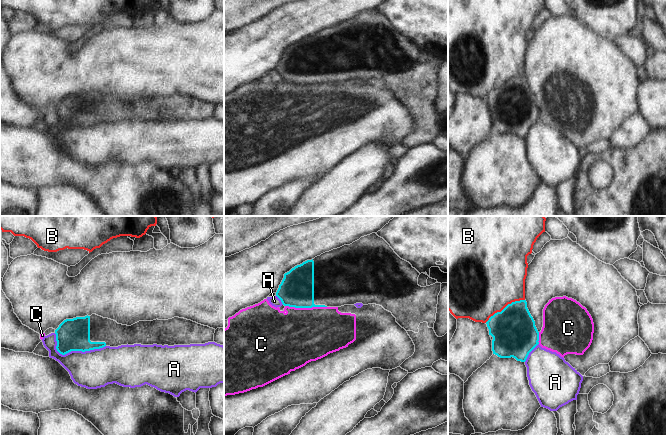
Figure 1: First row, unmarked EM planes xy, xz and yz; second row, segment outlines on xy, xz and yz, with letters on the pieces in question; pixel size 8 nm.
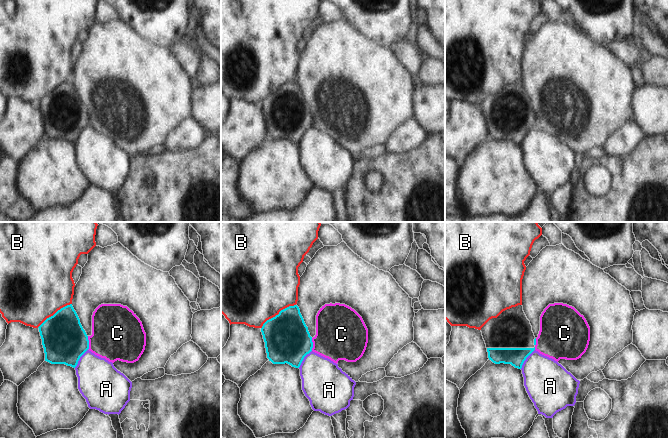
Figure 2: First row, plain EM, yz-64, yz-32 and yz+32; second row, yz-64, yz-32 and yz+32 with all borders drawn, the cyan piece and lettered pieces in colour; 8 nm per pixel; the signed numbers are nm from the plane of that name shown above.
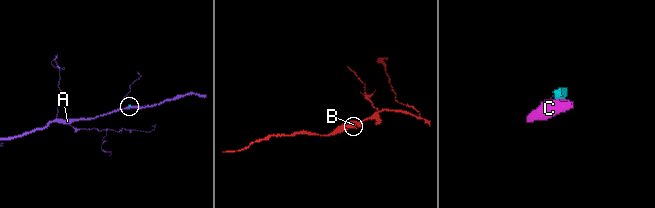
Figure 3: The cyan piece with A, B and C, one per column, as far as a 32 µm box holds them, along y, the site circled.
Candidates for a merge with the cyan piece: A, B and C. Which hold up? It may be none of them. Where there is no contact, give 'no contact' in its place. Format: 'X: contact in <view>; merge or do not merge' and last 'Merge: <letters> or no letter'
A: contact in xy; do not merge
B: contact in yz; do not merge
C: contact in xz; do not merge
Merge: no letter

